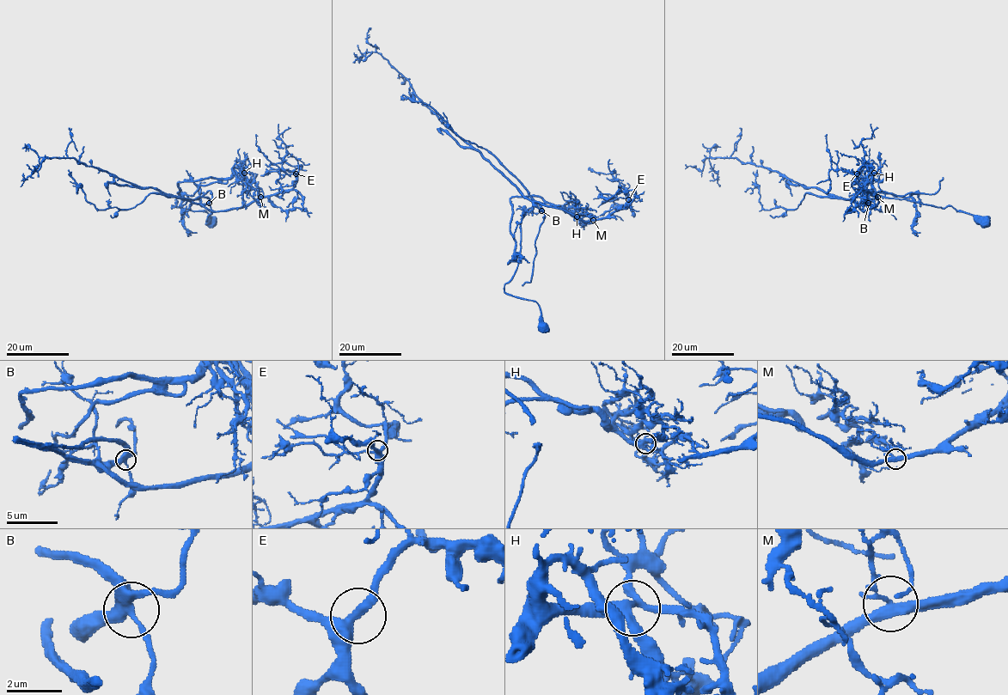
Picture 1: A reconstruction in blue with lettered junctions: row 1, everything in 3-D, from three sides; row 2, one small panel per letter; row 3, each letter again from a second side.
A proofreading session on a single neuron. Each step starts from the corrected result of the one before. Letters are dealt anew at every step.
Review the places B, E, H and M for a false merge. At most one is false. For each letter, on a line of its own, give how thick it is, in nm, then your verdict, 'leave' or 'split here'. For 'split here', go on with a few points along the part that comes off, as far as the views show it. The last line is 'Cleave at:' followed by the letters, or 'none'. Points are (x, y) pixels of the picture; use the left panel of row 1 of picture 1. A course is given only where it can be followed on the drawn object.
B: calibre 340 nm; leave
E: calibre 340 nm; leave
H: calibre 320 nm; leave
M: calibre 320 nm; split here; course (260, 197), (253, 176), (236, 173), (228, 179), (200, 185), (184, 204), (172, 206), (204, 210), (210, 225)
Cleave at: M

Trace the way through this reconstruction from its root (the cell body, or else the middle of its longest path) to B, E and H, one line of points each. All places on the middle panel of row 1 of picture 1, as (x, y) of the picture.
B: (545, 328), (548, 327), (534, 301), (504, 292), (504, 285), (518, 262), (521, 218), (534, 205), (541, 210)
E: (545, 328), (534, 301), (504, 292), (518, 262), (521, 218), (540, 202), (591, 221), (608, 217), (628, 199)
H: (545, 328), (534, 301), (504, 292), (518, 262), (521, 218), (538, 203), (563, 207), (577, 216)

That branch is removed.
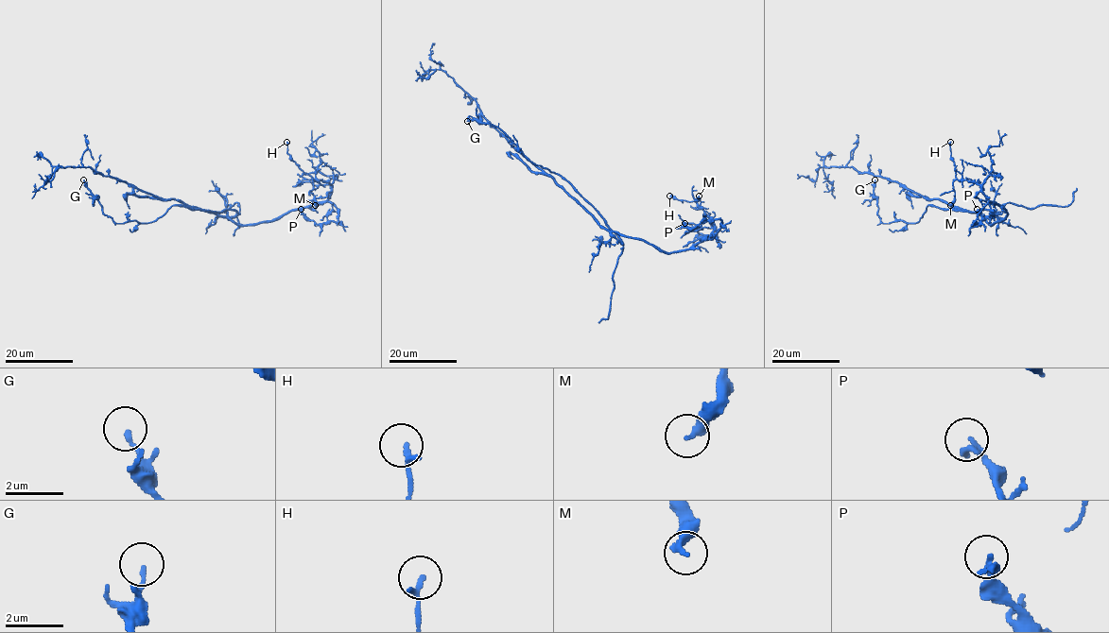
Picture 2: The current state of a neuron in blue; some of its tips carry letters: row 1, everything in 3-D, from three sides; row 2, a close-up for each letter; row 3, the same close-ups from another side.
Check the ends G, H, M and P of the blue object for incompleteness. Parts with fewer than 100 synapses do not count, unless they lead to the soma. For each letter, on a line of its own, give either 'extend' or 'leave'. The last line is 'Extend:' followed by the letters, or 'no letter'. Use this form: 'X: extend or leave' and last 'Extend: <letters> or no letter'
G: leave
H: leave
M: leave
P: leave
Extend: no letter

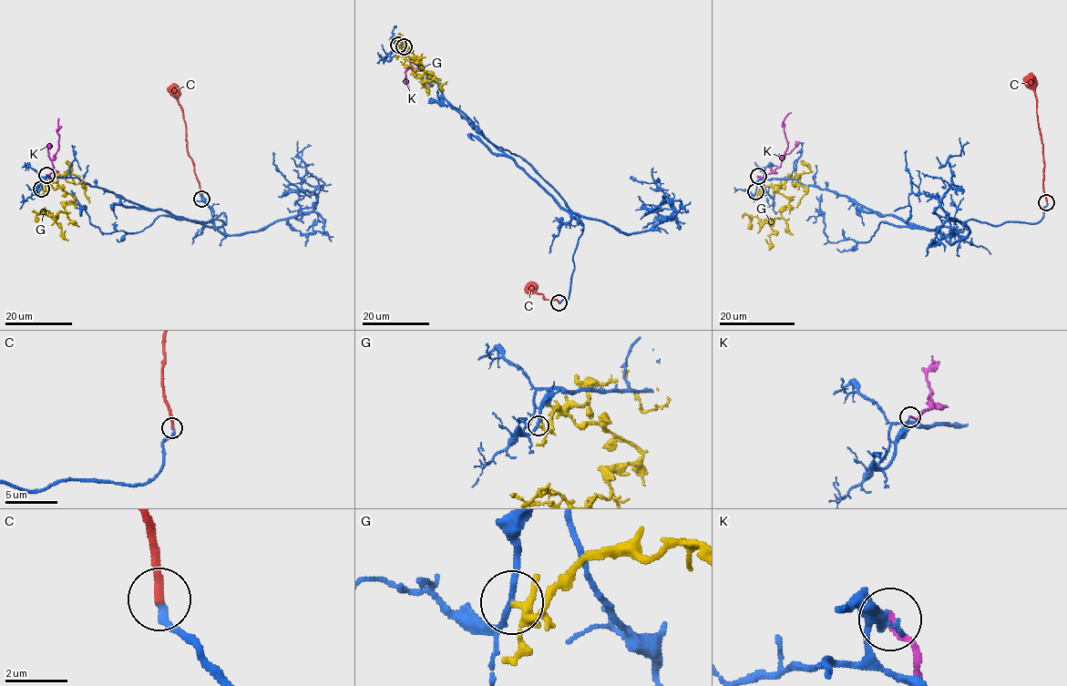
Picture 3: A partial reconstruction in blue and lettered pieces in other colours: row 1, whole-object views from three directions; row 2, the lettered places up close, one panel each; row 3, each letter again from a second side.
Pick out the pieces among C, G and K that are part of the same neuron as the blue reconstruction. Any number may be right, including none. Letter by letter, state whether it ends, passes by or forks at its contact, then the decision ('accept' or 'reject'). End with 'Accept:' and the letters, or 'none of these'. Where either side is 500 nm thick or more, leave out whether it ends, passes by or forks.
C: it ends there; accept
G: it forks there; reject
K: it ends there; reject
Accept: C

